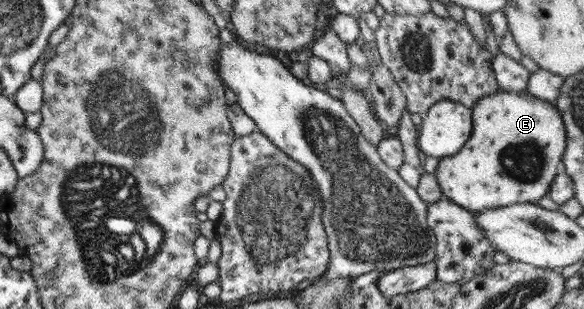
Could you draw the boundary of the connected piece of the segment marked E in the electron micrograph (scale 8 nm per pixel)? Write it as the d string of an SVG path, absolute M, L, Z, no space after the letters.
M497 90L477 99L470 110L470 137L458 153L439 158L433 173L442 195L471 213L483 209L503 208L515 203L535 204L546 196L549 184L559 173L566 141L563 120L554 104L539 100L527 91L513 94Z

